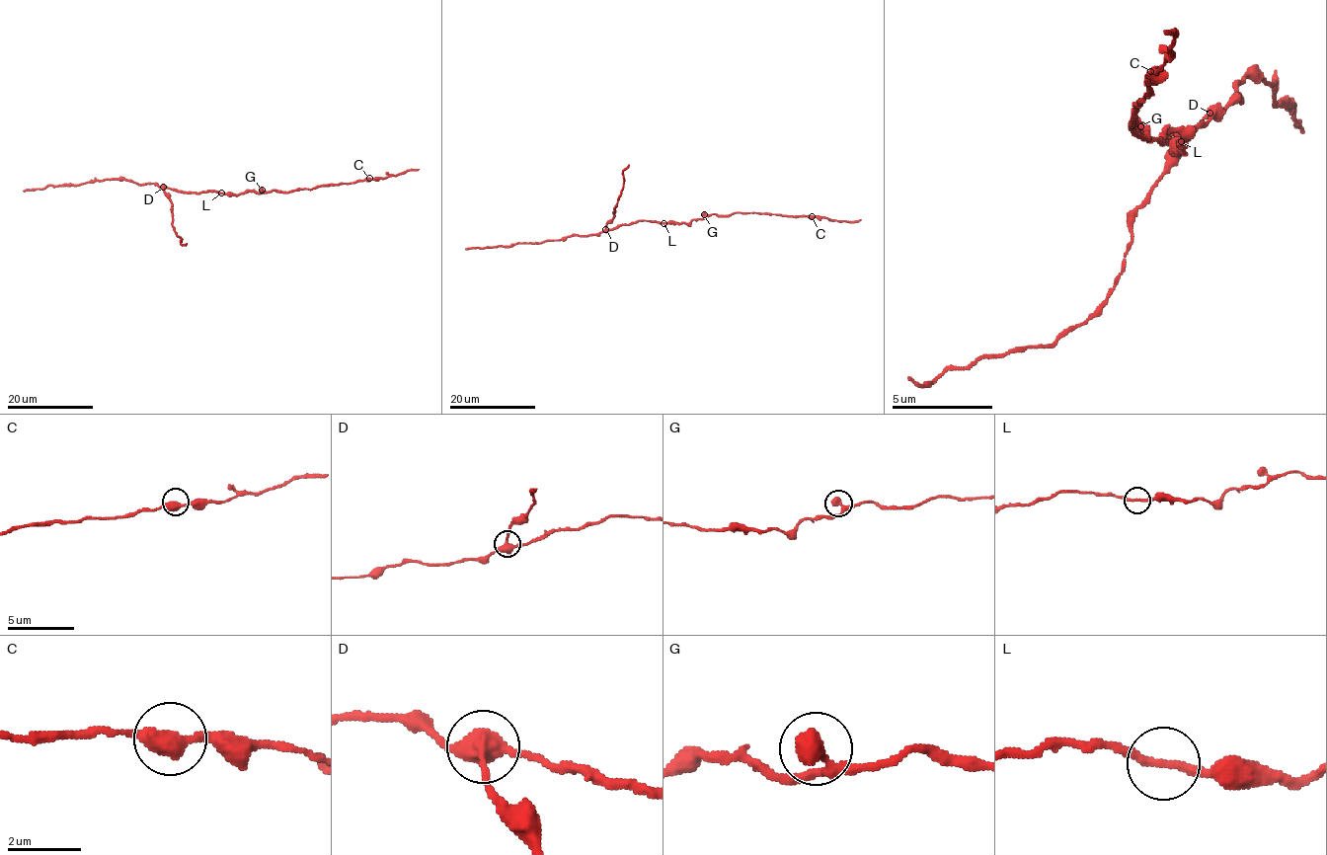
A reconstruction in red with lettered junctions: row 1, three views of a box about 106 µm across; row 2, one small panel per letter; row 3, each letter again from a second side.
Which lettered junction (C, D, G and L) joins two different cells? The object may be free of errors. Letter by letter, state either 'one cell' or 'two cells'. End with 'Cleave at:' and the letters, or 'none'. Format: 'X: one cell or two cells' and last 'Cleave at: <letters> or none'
C: one cell
D: two cells
G: one cell
L: one cell
Cleave at: D

